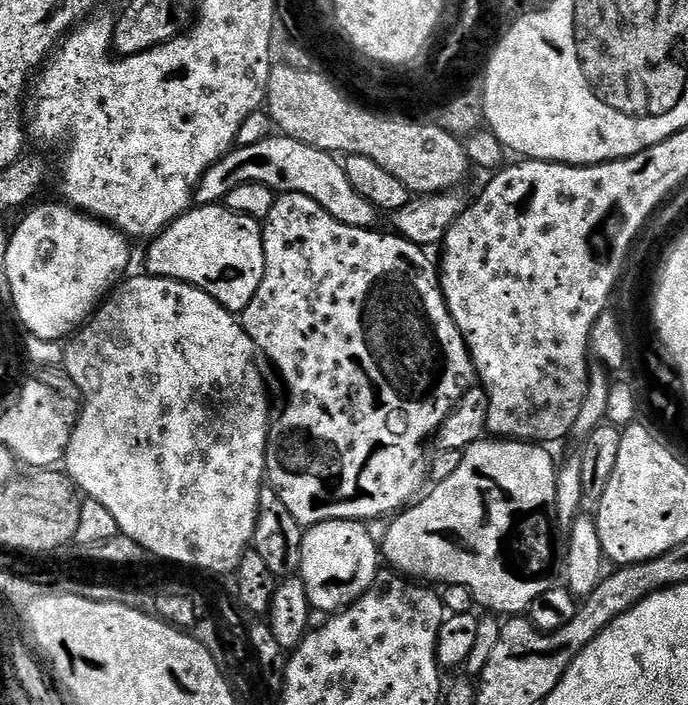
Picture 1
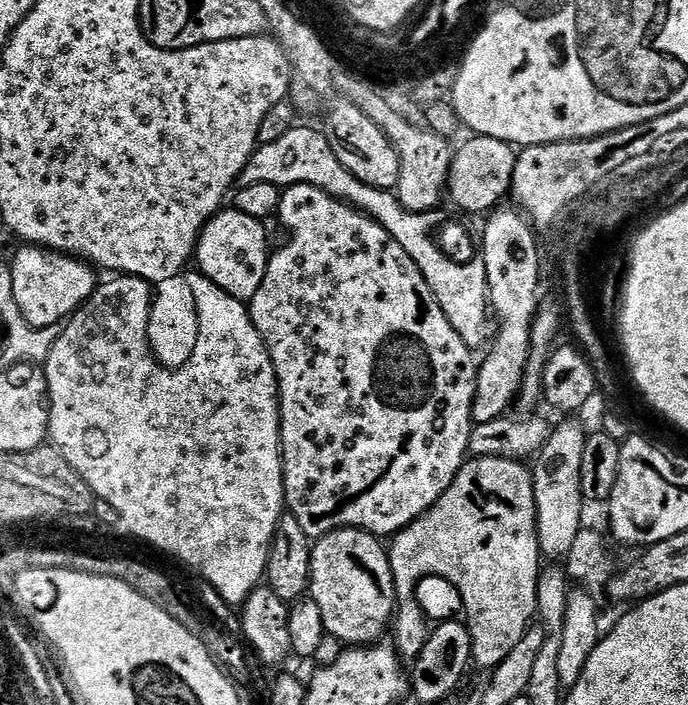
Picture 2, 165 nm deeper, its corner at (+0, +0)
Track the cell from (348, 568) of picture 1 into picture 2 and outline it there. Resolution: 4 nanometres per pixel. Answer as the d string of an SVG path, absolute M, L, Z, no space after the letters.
M340 528L337 532L331 532L325 536L319 537L312 545L312 579L310 581L310 598L314 602L318 602L318 610L322 613L322 622L324 623L325 633L329 637L332 636L336 640L341 640L344 646L367 646L377 643L381 639L380 636L384 631L389 631L390 625L393 623L393 617L396 615L396 583L392 577L392 567L388 561L388 553L385 545L371 532L362 532L359 528Z

